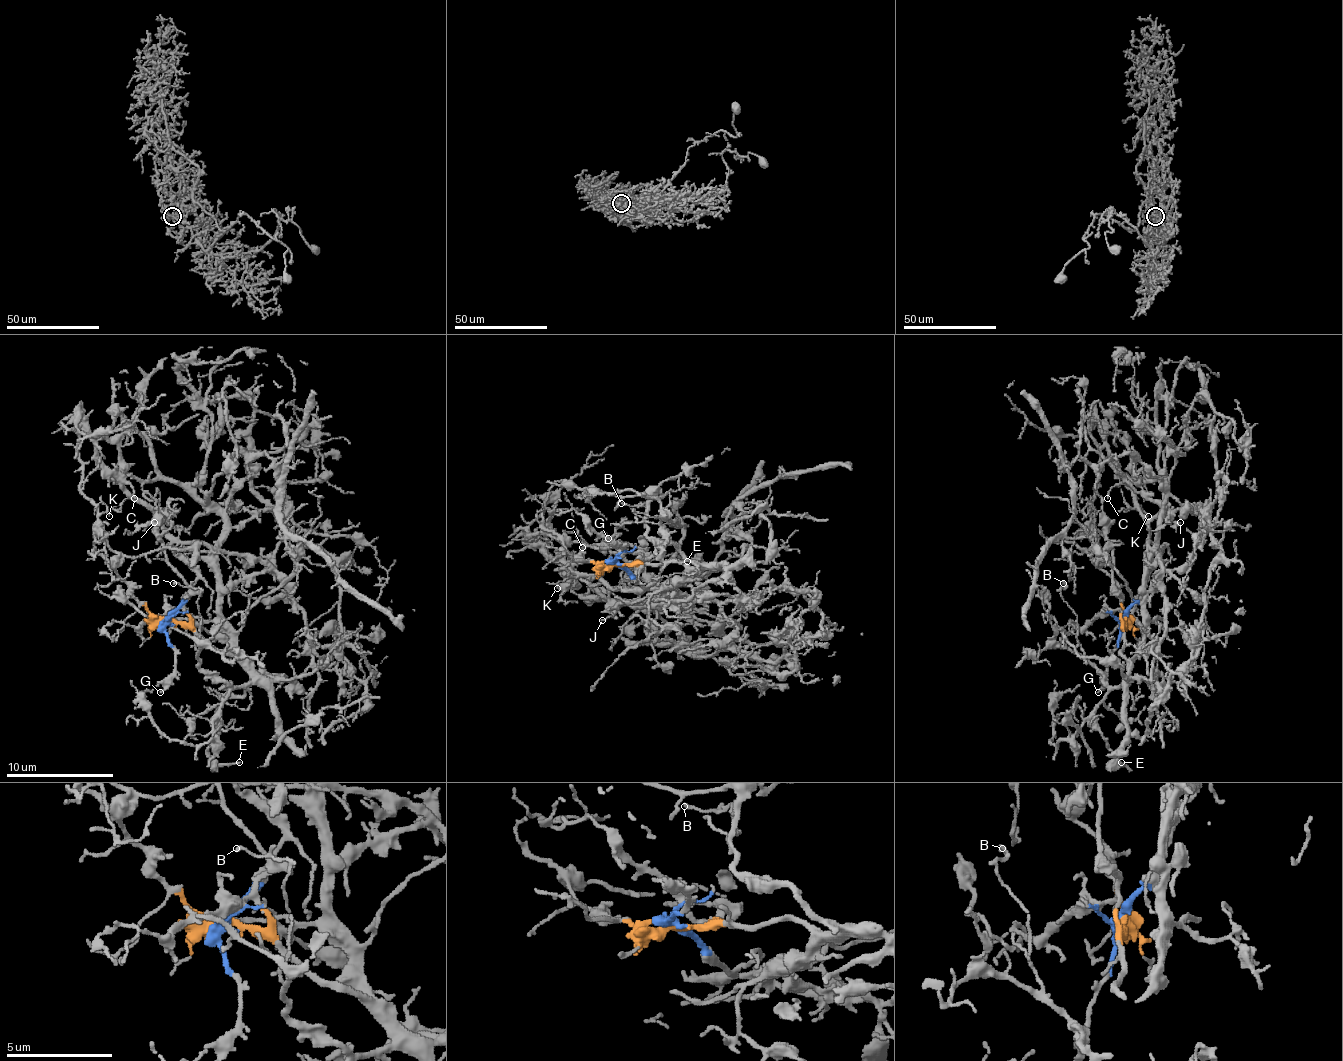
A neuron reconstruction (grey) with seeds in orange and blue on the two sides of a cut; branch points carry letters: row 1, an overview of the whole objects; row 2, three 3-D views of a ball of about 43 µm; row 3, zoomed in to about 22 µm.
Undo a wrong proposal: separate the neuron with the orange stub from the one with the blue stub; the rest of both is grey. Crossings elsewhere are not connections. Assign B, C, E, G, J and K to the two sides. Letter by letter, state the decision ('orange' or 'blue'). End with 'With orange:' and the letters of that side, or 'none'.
B: orange
C: blue
E: orange
G: blue
J: blue
K: blue
With orange: B, E

